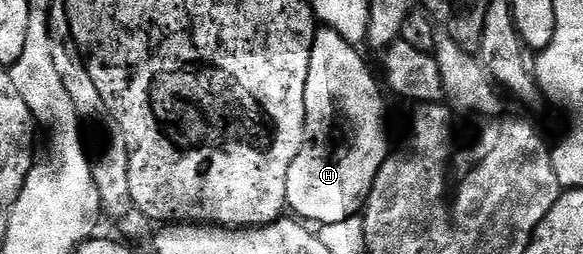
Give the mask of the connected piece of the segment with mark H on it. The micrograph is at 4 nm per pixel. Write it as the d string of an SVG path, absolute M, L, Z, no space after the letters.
M327 29L317 30L312 42L310 69L304 90L304 146L288 170L288 207L296 210L295 214L301 220L313 219L316 225L359 216L364 204L368 202L368 194L378 171L390 152L388 135L384 132L381 84L378 81L376 84L363 57L356 51L359 50L353 44Z

